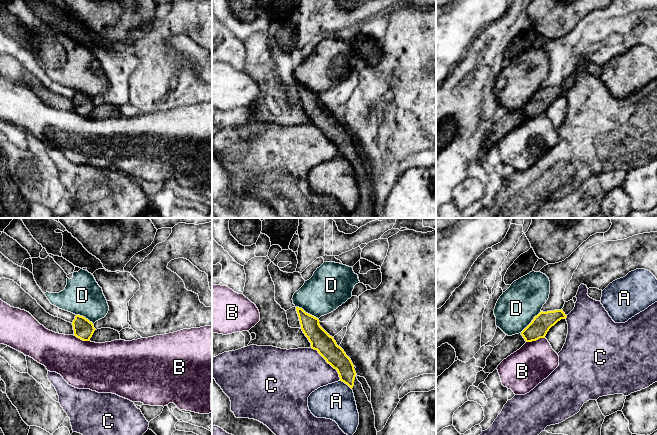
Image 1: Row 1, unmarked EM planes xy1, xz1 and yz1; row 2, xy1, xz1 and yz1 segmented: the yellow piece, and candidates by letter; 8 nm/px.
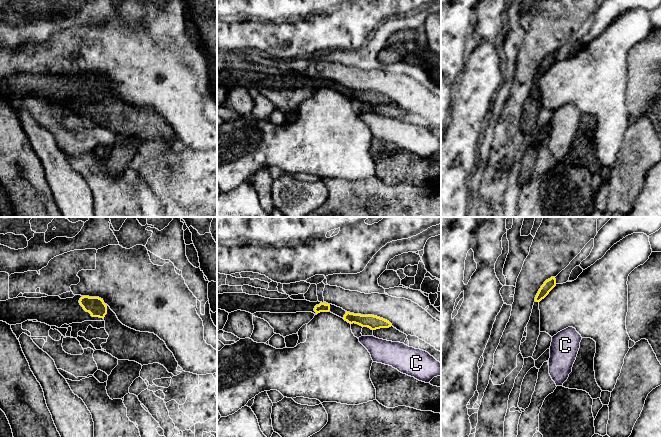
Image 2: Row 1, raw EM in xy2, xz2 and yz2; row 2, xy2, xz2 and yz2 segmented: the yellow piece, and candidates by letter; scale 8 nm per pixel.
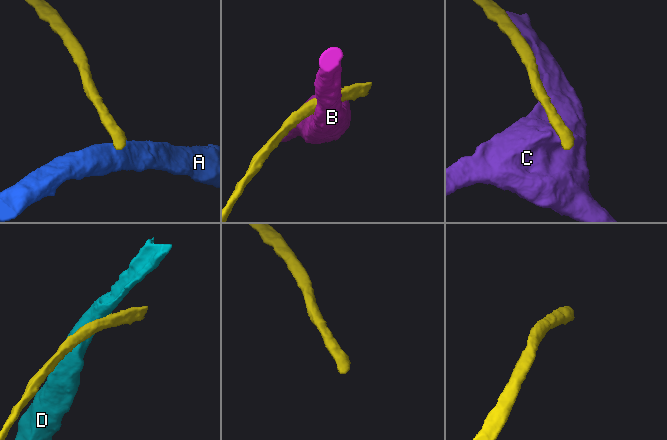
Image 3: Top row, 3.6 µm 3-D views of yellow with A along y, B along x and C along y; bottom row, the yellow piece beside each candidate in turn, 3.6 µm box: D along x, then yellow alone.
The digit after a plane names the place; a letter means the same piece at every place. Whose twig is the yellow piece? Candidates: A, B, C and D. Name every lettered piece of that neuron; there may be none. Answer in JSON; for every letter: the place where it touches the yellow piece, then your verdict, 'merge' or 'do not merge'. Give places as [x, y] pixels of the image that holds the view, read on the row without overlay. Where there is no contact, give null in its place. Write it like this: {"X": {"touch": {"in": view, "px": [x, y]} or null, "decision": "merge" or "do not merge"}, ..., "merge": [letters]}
{"A": {"touch": {"in": "xz1", "px": [346, 159]}, "decision": "do not merge"}, "B": {"touch": {"in": "yz1", "px": [535, 116]}, "decision": "do not merge"}, "C": {"touch": {"in": "xz1", "px": [328, 139]}, "decision": "do not merge"}, "D": {"touch": {"in": "xz1", "px": [307, 89]}, "decision": "do not merge"}, "merge": []}

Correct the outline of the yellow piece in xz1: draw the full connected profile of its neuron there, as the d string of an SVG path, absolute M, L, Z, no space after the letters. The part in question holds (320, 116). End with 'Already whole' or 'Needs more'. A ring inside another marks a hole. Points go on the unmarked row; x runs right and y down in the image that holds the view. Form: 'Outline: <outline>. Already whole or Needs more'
Outline: M296 83L301 105L311 119L311 124L337 146L340 157L347 160L354 169L359 201L356 208L349 212L350 218L376 218L377 206L375 204L375 191L372 180L363 166L362 160L356 153L351 135L336 117L319 100L319 95L306 89L302 84Z. Needs more

